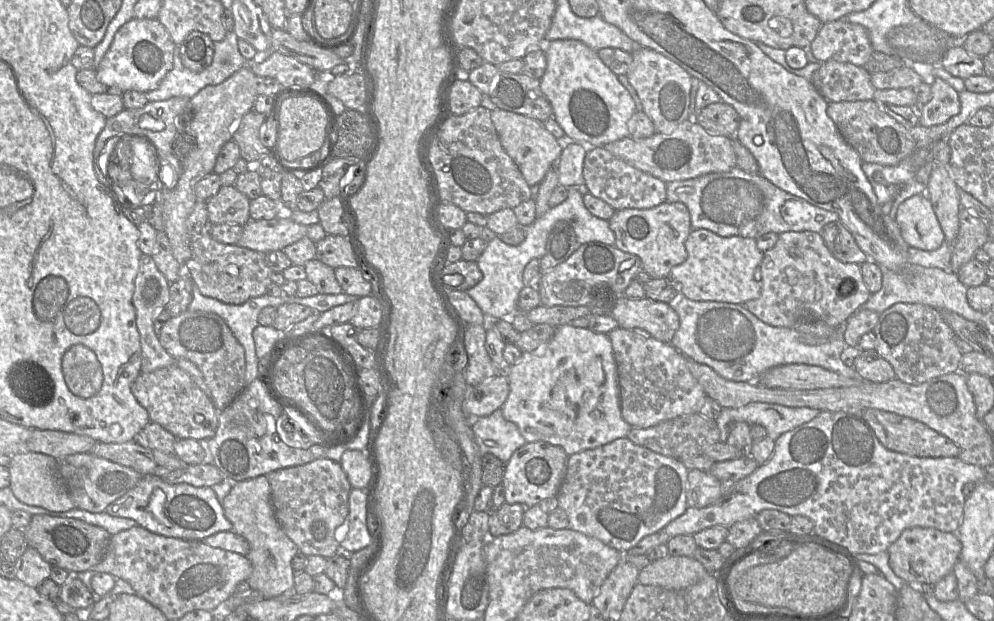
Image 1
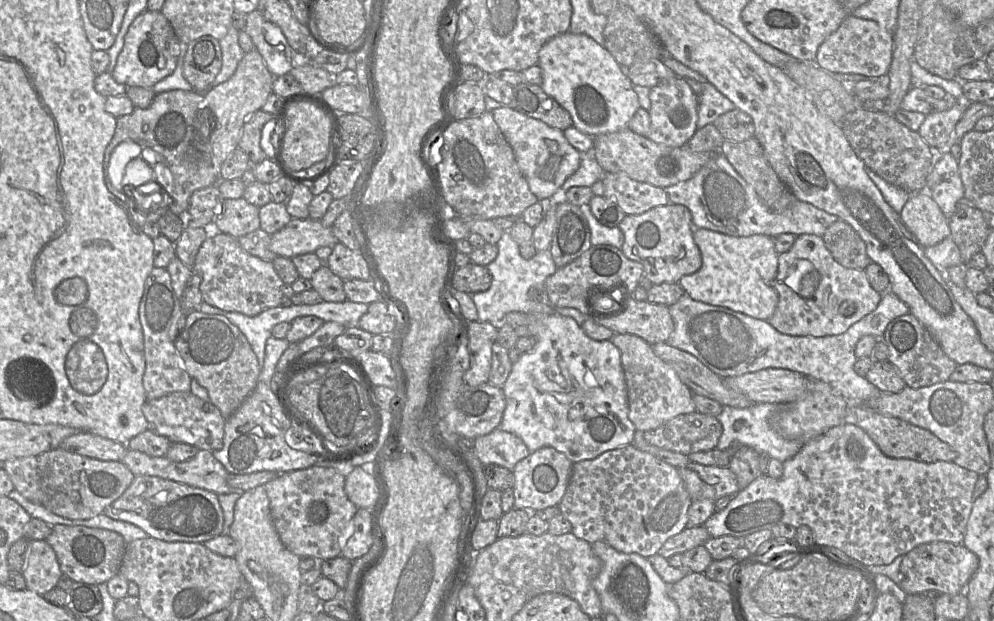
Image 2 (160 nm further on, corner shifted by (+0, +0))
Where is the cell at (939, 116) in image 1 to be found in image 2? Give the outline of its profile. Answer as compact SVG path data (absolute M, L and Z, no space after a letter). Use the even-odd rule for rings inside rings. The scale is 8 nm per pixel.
M958 100L950 109L926 115L918 133L936 154L948 151L955 143L954 129L960 121L967 104Z

